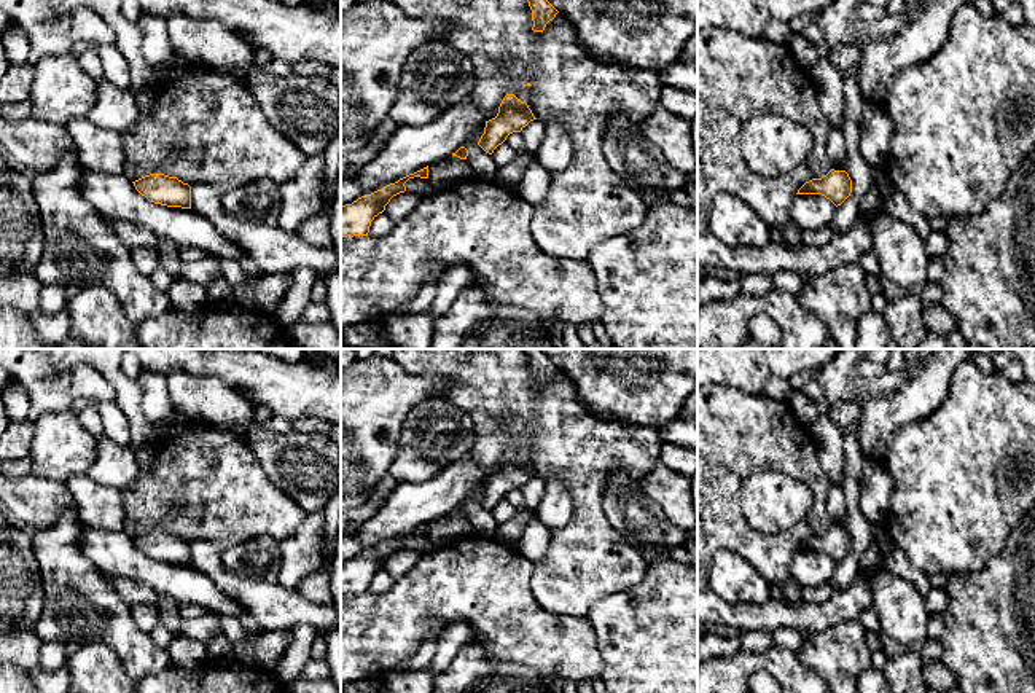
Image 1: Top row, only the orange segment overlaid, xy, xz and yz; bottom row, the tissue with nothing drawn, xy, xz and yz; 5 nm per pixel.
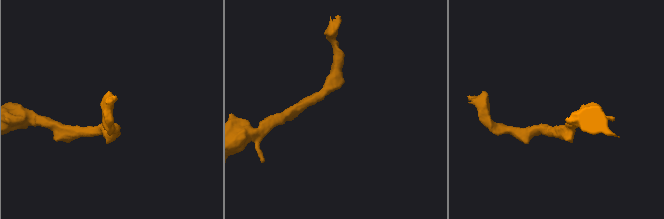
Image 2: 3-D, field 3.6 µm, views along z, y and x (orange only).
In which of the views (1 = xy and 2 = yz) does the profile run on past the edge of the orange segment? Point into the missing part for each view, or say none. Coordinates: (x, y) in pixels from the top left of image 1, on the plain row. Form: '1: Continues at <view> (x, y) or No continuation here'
1: No continuation here
2: No continuation here

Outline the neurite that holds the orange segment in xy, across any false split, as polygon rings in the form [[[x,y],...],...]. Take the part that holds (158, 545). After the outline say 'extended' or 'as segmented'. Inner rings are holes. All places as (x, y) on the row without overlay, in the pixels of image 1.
[[[150,531],[132,540],[150,559],[167,564],[191,566],[191,543],[177,534]]]; as segmented

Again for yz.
[[[831,526],[822,535],[806,538],[796,551],[822,551],[836,564],[841,562],[852,550],[852,537],[846,527]]]; as segmented

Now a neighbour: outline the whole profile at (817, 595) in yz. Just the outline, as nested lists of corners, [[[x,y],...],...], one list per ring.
[[[828,581],[822,586],[804,588],[803,599],[806,604],[823,604],[830,597],[833,597],[834,593],[834,586],[831,585],[831,581]]]

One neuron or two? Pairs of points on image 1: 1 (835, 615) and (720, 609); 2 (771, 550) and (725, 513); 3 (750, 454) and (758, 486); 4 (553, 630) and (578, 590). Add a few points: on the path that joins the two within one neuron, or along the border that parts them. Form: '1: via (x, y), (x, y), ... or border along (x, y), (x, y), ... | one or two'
1: via (806, 615), (749, 615) | one
2: via (760, 550), (734, 524) | one
3: border along (792, 477), (752, 472), (742, 481), (741, 505) | two
4: border along (532, 591), (534, 598), (550, 612), (586, 617) | two

